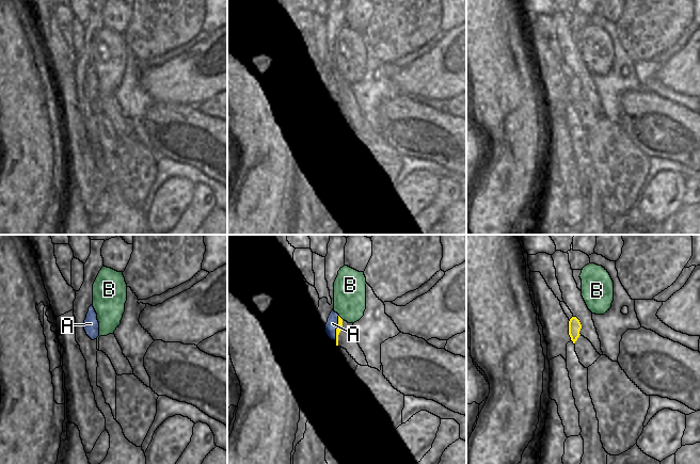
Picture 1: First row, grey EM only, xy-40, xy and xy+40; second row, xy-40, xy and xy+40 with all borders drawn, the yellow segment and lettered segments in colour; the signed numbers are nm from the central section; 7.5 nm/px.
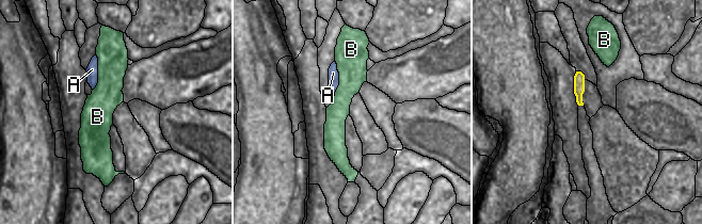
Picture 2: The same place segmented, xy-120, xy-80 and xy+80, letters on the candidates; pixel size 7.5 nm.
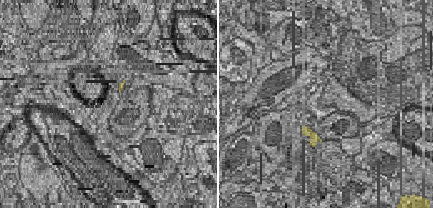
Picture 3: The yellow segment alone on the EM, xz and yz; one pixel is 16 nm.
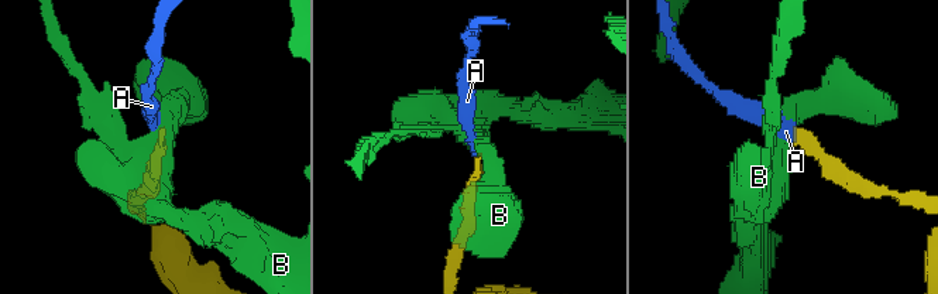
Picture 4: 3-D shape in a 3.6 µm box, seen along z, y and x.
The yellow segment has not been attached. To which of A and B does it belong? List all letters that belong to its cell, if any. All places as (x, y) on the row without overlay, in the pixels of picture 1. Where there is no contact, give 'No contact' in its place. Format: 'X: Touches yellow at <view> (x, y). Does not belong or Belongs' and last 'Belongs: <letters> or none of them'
A: Touches yellow at xy (337, 89). Belongs
B: Touches yellow at xy (339, 78). Does not belong
Belongs: A

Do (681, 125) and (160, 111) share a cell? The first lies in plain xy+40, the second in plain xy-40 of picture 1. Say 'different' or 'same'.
same

